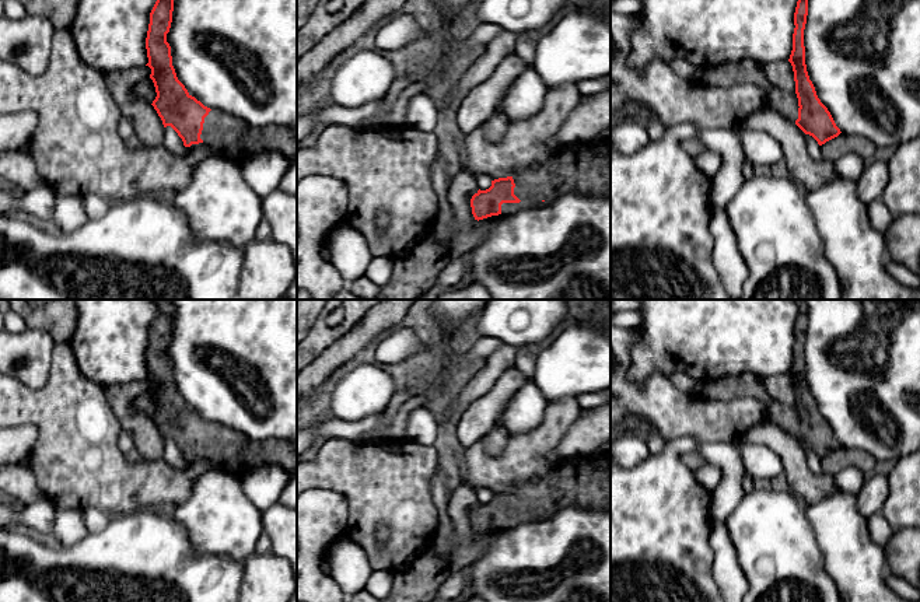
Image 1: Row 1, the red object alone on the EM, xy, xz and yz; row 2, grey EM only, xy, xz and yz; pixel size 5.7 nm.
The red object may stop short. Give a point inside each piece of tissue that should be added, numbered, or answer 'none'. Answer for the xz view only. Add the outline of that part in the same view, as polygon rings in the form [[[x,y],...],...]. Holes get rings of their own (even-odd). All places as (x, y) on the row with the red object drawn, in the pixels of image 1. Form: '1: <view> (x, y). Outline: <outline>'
1: xz (579, 168). Outline: [[[588,143],[566,144],[550,157],[513,175],[520,203],[503,203],[501,214],[552,204],[569,192],[611,193],[611,150],[597,153]]]

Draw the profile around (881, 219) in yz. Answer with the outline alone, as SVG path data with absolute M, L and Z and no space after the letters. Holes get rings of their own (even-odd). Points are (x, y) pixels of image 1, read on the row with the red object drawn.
M882 199L868 203L867 213L870 216L871 225L881 234L884 234L895 220Z

